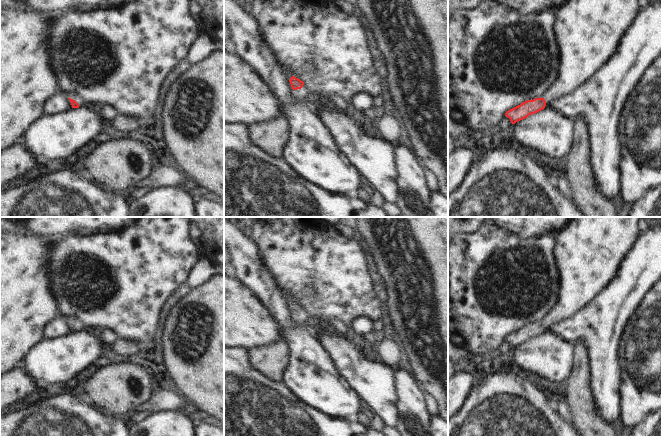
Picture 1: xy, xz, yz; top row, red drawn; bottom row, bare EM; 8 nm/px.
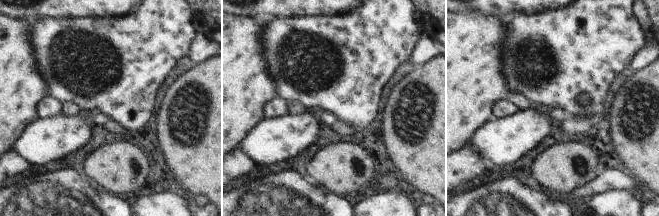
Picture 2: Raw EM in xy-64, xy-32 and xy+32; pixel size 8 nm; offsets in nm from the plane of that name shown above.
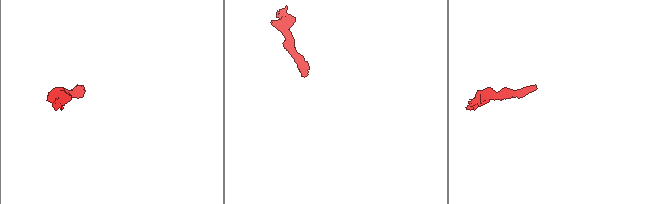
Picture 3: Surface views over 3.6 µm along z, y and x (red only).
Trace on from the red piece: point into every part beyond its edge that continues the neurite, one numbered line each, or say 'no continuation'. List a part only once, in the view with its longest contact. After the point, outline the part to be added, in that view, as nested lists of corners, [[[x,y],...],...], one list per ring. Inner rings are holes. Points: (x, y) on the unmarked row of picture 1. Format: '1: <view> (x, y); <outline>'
1: xy (80, 325); [[[65,319],[65,320],[75,324],[79,328],[79,330],[81,330],[81,331],[85,330],[85,328],[86,328],[86,324],[83,322],[80,322],[78,319]]]

